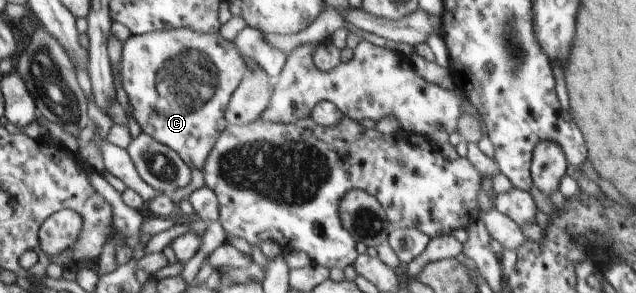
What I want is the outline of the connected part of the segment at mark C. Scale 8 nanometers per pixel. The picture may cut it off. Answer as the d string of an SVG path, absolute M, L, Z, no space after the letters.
M171 28L132 35L123 42L119 69L123 89L134 111L133 117L142 132L177 152L190 169L198 168L203 171L207 154L228 126L225 119L227 104L235 88L247 74L244 58L234 42L226 40L219 32L204 34L191 28Z

